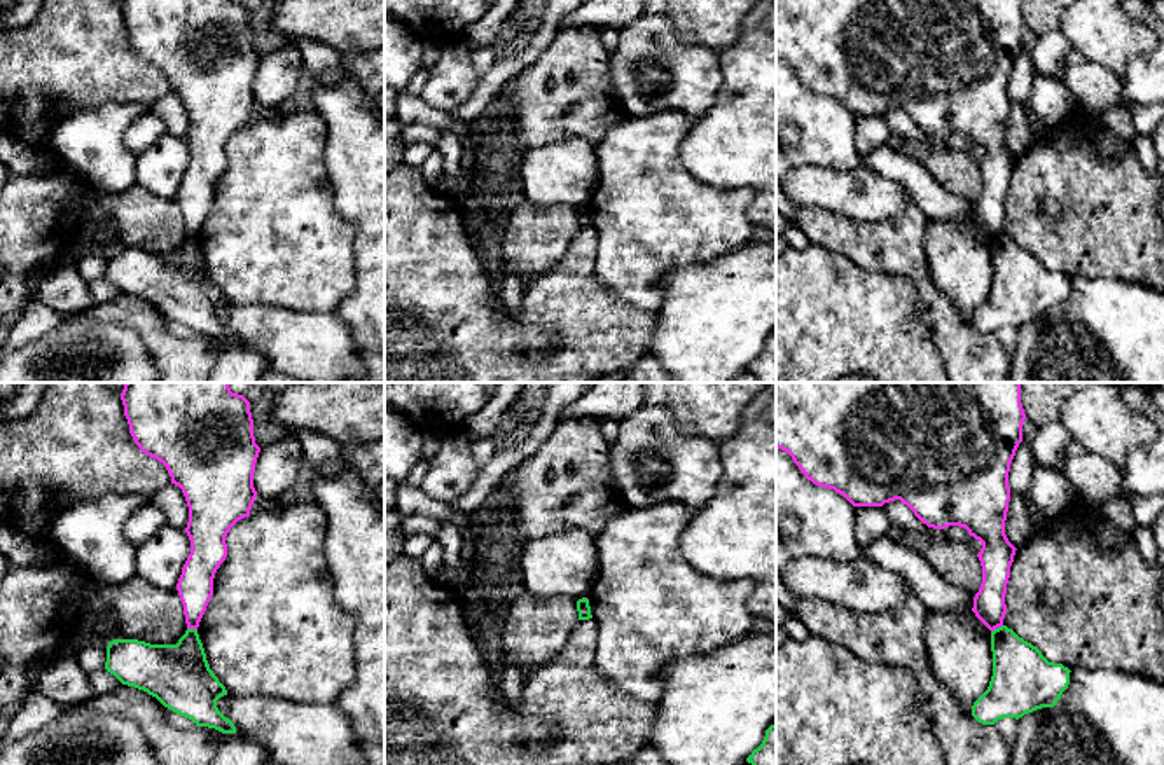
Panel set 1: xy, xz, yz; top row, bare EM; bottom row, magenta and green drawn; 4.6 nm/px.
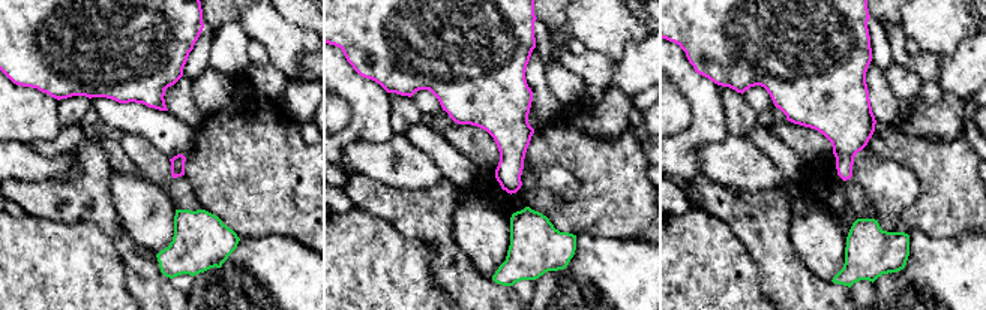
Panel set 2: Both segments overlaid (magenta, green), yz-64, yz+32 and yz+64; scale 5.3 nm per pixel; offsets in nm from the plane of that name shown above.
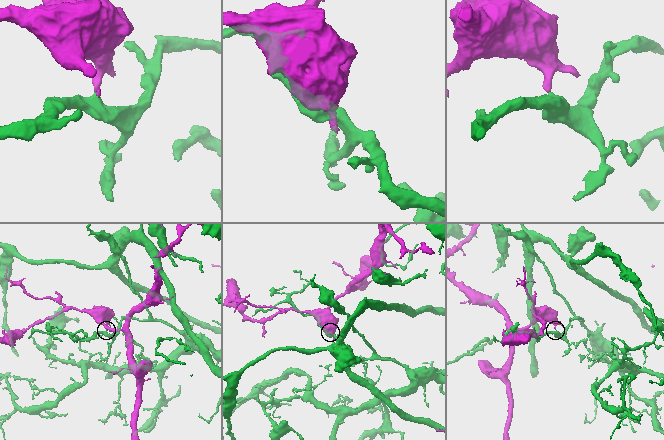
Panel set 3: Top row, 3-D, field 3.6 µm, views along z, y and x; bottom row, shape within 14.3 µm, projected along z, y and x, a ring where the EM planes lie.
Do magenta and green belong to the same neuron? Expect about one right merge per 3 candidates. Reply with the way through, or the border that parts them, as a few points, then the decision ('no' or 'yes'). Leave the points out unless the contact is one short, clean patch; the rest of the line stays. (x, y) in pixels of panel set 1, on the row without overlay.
border yz (1002, 233), (991, 241); no

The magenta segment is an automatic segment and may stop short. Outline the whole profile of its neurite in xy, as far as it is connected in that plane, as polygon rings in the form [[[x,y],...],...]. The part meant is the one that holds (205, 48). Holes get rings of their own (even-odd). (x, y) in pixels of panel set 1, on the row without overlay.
[[[122,0],[121,9],[135,52],[166,75],[171,93],[178,94],[185,105],[189,115],[185,141],[191,148],[191,162],[182,176],[177,199],[184,213],[187,238],[197,239],[213,204],[215,182],[227,166],[225,145],[238,129],[250,124],[257,107],[253,80],[260,56],[253,45],[250,10],[232,0]]]

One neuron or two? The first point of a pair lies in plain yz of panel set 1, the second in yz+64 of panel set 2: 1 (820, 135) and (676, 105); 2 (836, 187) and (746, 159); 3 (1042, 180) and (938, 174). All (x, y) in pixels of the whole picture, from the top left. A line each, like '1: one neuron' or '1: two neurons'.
1: two neurons
2: one neuron
3: one neuron

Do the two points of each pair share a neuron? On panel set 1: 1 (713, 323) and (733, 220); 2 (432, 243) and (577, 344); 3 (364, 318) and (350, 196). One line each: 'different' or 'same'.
1: different
2: same
3: same

